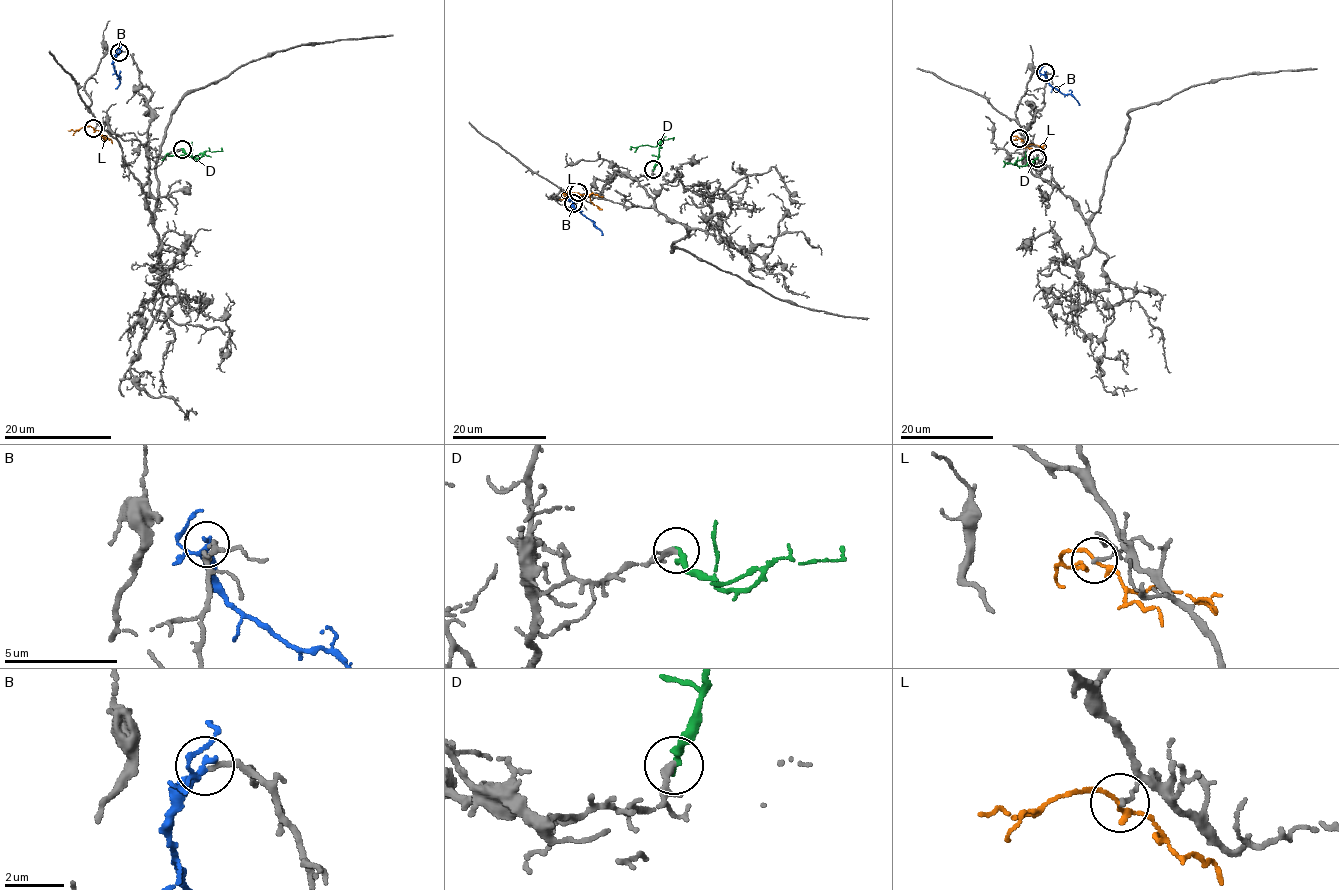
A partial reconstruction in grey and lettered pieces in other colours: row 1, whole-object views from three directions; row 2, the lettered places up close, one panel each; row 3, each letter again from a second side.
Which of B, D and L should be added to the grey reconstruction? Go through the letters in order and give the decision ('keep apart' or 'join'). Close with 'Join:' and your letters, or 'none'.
B: join
D: keep apart
L: keep apart
Join: B

